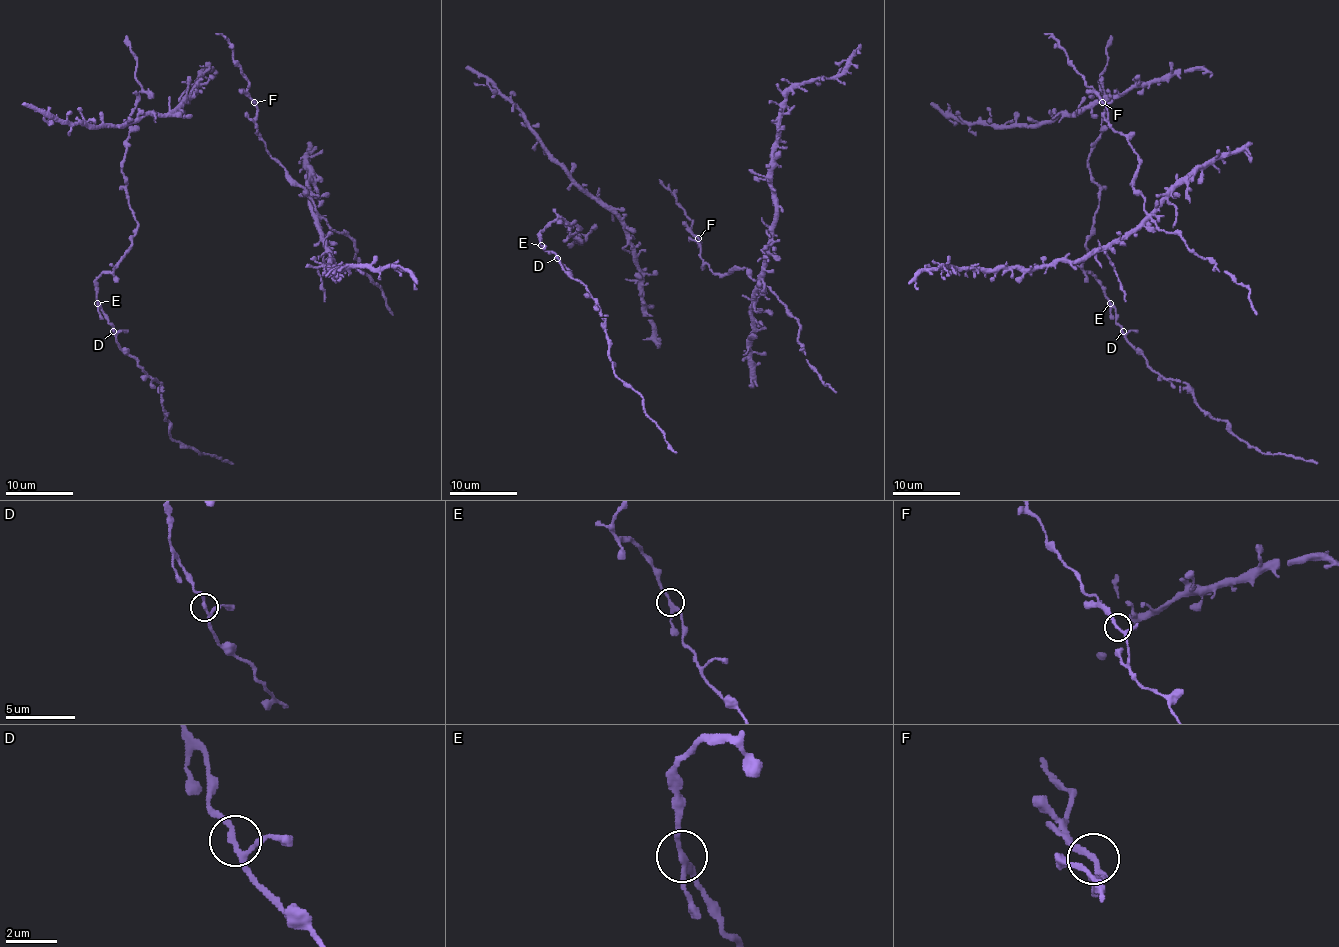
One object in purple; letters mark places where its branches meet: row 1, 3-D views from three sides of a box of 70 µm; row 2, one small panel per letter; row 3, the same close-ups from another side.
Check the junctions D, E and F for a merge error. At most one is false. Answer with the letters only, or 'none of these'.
none of these

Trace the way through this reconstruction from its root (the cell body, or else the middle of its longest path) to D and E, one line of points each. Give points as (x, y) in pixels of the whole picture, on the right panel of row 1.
D: (1091, 97), (1104, 92), (1106, 109), (1087, 161), (1099, 188), (1099, 206), (1082, 269), (1101, 286), (1123, 331)
E: (1091, 97), (1104, 92), (1106, 109), (1087, 161), (1099, 188), (1099, 206), (1082, 269), (1109, 302)

